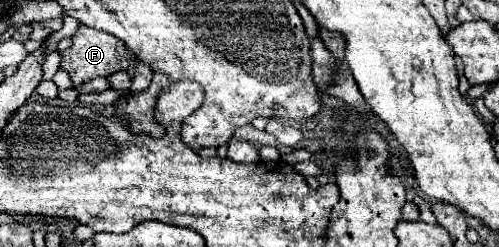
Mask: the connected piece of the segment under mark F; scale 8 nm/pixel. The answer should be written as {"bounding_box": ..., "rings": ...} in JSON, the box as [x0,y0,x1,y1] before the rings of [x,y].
{"bounding_box":[62,25,134,87],"rings":[[[82,25],[78,29],[78,33],[72,37],[72,47],[62,53],[62,67],[70,73],[70,79],[76,87],[94,77],[108,77],[116,71],[128,69],[132,65],[132,61],[134,61],[134,57],[128,53],[126,45],[118,37],[92,29],[92,27],[86,27],[86,25]]]}

